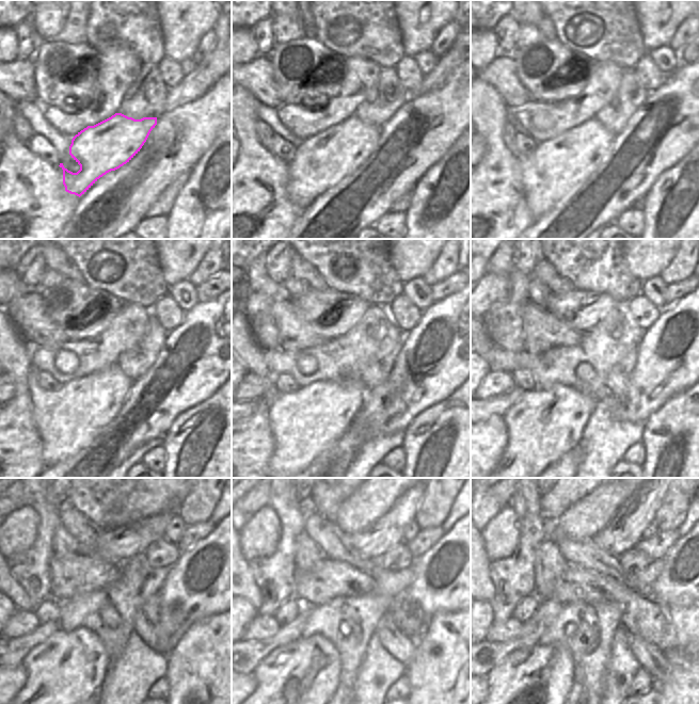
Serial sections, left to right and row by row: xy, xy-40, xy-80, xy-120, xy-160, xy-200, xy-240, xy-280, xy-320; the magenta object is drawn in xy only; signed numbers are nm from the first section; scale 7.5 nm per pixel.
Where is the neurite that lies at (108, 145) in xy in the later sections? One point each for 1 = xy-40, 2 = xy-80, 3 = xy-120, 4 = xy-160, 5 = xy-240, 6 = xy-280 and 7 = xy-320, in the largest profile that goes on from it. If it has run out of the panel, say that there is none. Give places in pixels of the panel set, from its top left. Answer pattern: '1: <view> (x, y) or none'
1: xy-40 (319, 162)
2: xy-80 (557, 166)
3: xy-120 (67, 419)
4: xy-160 (304, 422)
5: xy-240 (66, 669)
6: xy-280 (295, 682)
7: xy-320 (526, 690)

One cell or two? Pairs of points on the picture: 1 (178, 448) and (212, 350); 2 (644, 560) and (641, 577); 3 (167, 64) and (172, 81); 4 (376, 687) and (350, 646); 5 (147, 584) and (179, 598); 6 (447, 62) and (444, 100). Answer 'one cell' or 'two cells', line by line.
1: two cells
2: two cells
3: one cell
4: two cells
5: two cells
6: two cells

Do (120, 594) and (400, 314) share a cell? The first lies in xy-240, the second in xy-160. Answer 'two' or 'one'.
two

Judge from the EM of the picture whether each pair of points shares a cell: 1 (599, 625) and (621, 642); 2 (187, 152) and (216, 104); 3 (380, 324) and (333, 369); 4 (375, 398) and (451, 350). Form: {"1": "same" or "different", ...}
{"1": "different", "2": "same", "3": "same", "4": "same"}

